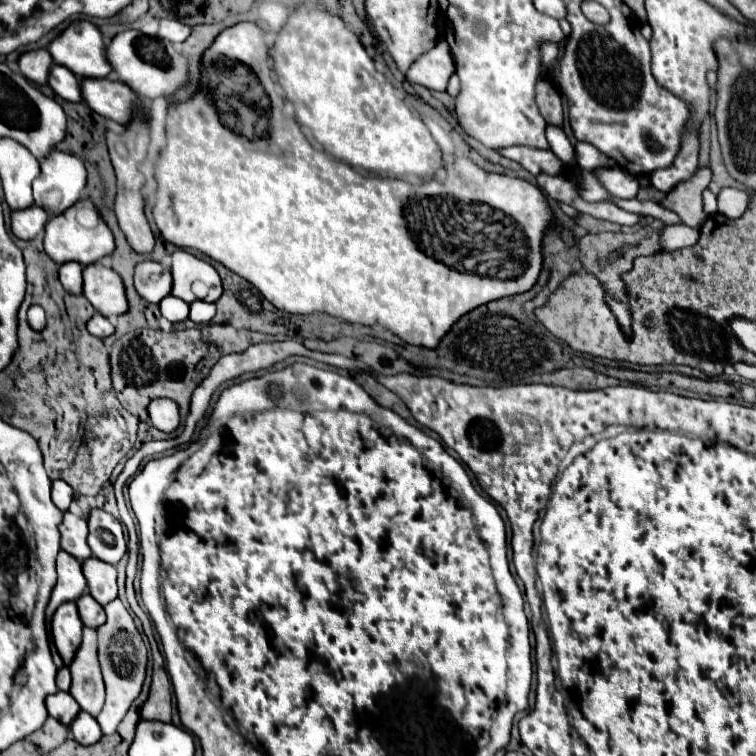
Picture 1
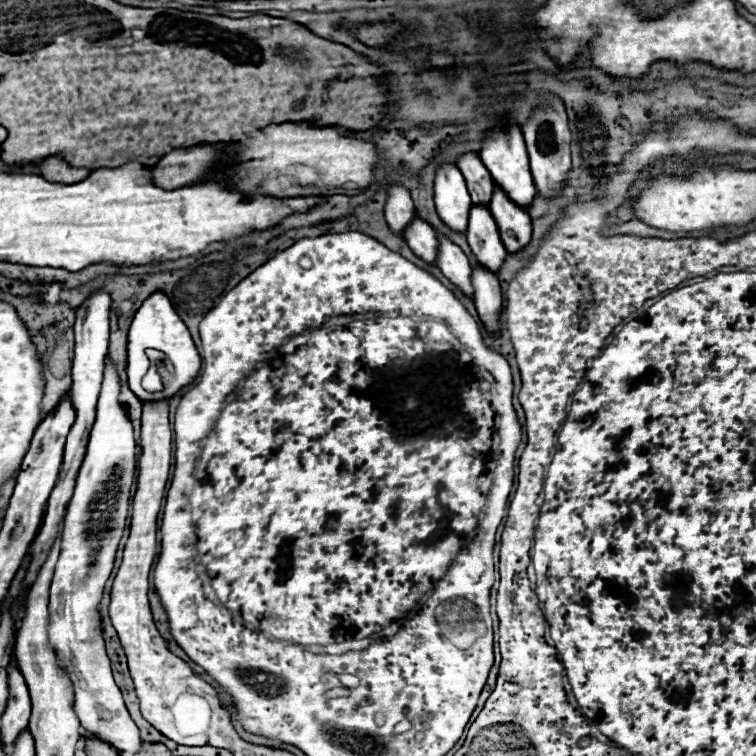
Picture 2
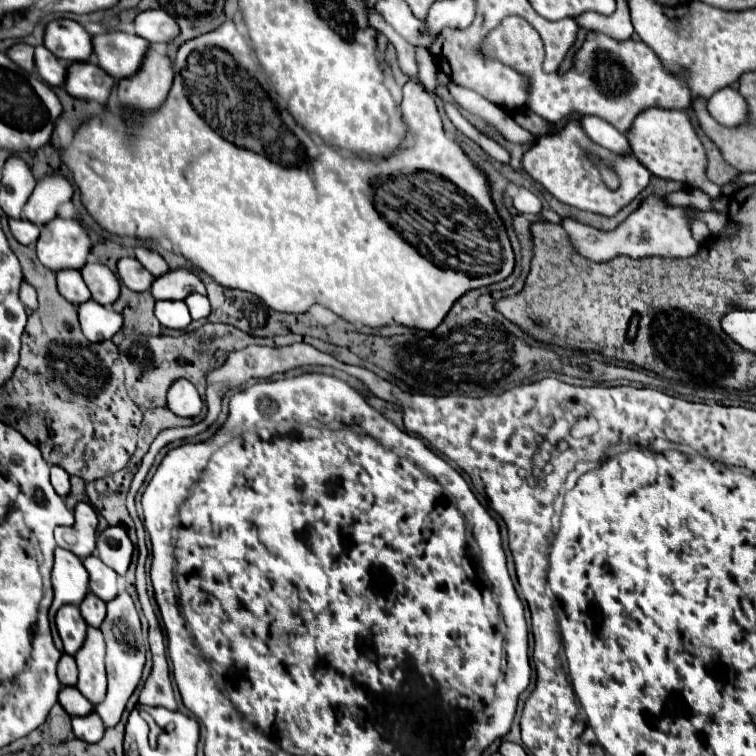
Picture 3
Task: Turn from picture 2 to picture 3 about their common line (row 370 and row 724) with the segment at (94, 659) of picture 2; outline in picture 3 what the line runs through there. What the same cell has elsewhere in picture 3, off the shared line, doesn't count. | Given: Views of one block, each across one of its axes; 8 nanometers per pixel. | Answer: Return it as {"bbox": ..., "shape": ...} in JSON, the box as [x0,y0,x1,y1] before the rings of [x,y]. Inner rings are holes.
{"bbox":[94,590,146,728],"shape":[[[120,590],[118,596],[106,604],[108,606],[108,616],[102,622],[100,630],[106,640],[106,676],[108,676],[108,694],[102,704],[98,704],[94,710],[106,724],[106,728],[112,728],[120,722],[120,716],[126,708],[128,698],[136,690],[142,668],[144,668],[144,656],[146,656],[146,644],[142,638],[142,628],[140,628],[140,618],[136,612],[136,606],[126,590]]]}

